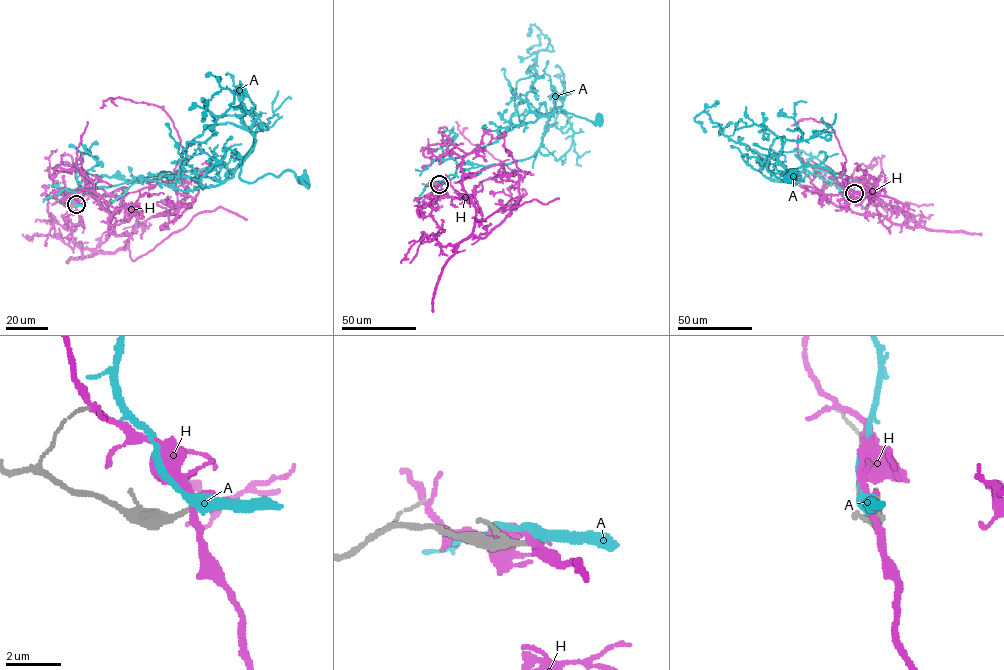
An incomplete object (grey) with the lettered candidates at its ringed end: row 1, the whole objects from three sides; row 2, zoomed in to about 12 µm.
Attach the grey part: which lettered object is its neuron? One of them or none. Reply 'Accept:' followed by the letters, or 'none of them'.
Accept: none of them

